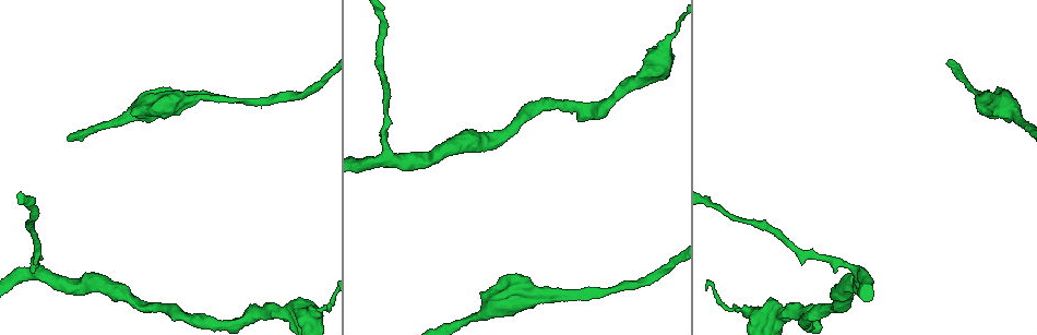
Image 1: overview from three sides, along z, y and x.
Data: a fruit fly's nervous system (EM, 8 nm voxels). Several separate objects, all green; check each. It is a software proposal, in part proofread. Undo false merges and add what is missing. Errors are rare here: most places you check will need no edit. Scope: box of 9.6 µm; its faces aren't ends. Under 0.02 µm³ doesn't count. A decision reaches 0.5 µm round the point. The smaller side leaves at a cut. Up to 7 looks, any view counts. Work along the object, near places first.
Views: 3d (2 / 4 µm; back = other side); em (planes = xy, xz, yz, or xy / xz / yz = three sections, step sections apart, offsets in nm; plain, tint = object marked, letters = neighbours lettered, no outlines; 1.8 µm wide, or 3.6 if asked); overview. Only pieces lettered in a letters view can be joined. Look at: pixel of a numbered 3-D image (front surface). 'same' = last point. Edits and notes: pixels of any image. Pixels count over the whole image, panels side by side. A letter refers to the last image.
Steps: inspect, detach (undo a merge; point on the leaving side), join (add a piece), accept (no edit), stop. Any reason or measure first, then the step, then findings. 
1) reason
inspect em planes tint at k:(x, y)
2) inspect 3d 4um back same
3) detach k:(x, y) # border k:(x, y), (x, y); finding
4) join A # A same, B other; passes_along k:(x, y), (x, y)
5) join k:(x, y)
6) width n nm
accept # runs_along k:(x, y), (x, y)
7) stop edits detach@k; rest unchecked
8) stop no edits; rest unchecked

sudden change in width
inspect 3d 4um at 1:(543, 295)

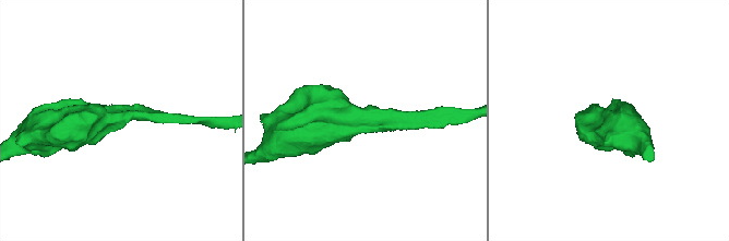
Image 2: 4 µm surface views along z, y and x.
arm_widths 190, 650 nm; shape alone is not enough
inspect em 3.6um yz step 8 letters at 2:(365, 116)

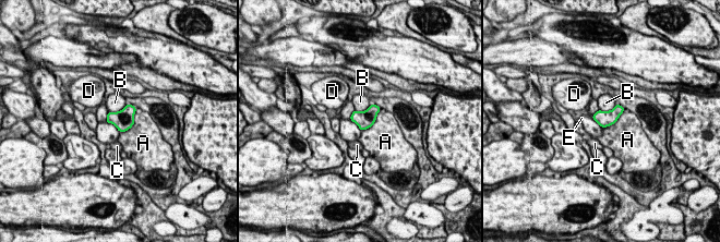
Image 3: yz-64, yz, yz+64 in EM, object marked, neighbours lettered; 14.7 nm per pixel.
inspect em 3.6um xz step 4 letters same

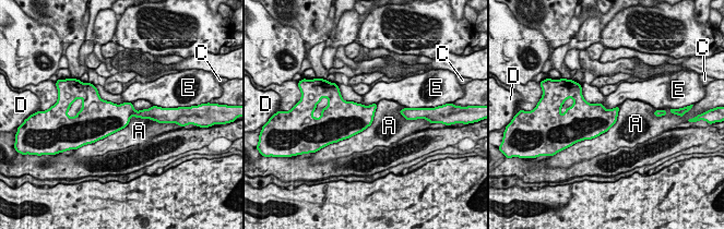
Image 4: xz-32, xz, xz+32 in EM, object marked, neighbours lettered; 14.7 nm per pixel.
width 320 nm
accept # A other, C other, D other, E other; border 4:(601, 103), (607, 109), (618, 106); all the same neuron

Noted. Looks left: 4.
calibre changes
inspect 3d 4um at 1:(1017, 114)

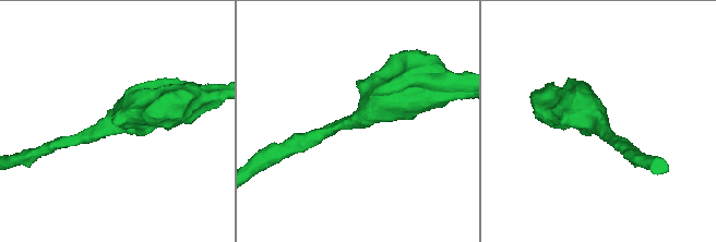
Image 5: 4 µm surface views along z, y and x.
arm_widths 200, 650 nm; need the tissue
inspect em 3.6um planes letters at 5:(602, 122)

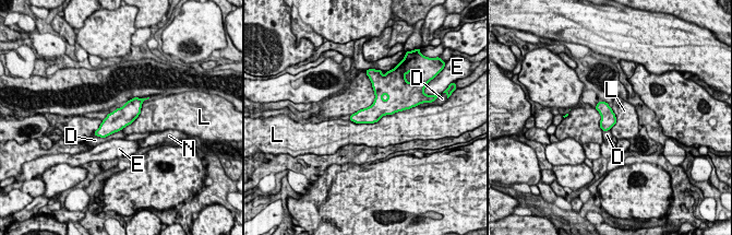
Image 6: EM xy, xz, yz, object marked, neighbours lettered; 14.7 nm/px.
accept # D other, E other, L other, N other; border 6:(403, 109), (373, 122), (349, 120); continuous, no second neuron

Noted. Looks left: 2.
thin neck
inspect em xz step 4 tint at 1:(37, 257)

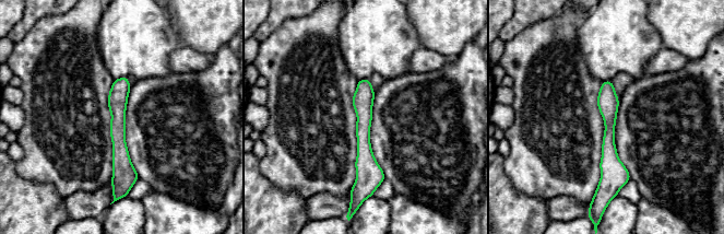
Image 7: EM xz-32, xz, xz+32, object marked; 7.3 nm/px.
another direction
inspect em planes letters same

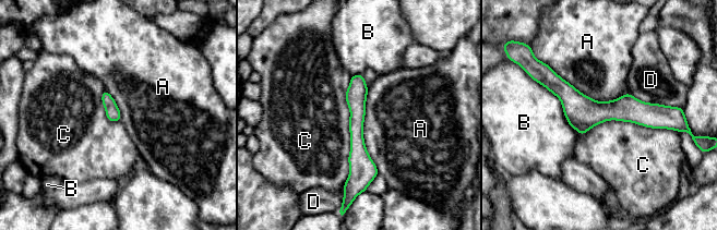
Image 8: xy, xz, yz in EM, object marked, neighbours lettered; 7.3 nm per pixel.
width 110 nm
accept # A other, B other, C other, D other; all the same neuron

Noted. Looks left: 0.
stop no edits; rest unchecked

